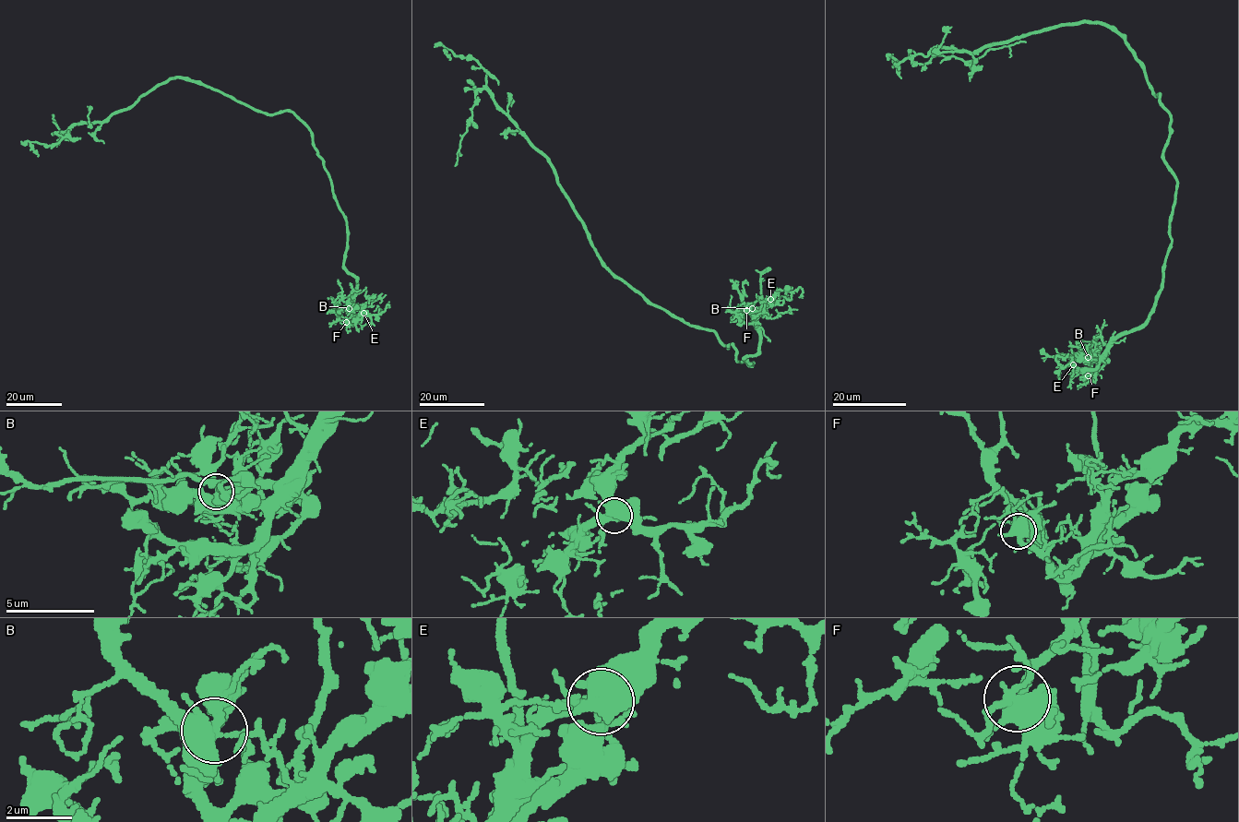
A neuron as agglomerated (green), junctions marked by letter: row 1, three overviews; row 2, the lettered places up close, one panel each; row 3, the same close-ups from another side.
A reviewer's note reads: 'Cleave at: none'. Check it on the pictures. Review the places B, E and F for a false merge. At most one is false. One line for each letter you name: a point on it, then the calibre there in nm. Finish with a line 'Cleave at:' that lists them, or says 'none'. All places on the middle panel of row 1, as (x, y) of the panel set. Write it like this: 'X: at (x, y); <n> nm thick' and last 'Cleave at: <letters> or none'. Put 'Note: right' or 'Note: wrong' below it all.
Cleave at: none
Note: right

